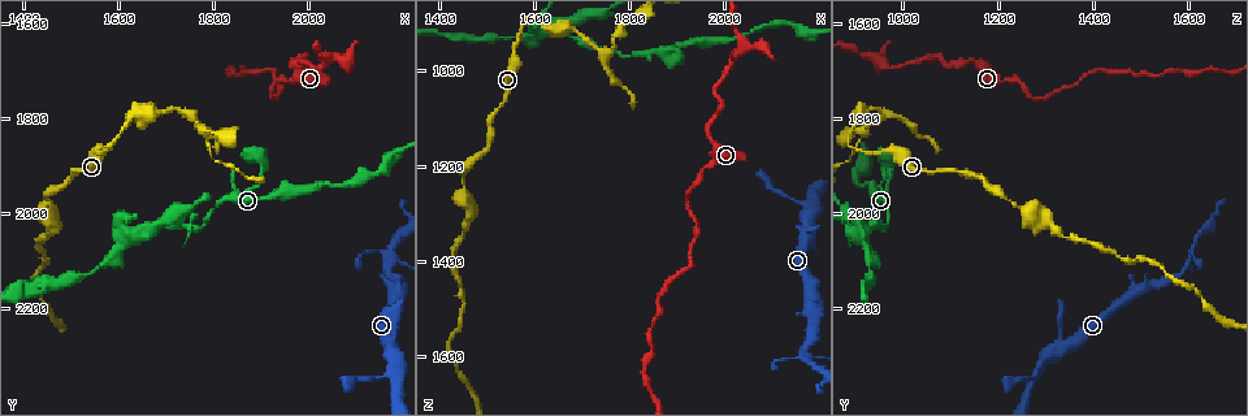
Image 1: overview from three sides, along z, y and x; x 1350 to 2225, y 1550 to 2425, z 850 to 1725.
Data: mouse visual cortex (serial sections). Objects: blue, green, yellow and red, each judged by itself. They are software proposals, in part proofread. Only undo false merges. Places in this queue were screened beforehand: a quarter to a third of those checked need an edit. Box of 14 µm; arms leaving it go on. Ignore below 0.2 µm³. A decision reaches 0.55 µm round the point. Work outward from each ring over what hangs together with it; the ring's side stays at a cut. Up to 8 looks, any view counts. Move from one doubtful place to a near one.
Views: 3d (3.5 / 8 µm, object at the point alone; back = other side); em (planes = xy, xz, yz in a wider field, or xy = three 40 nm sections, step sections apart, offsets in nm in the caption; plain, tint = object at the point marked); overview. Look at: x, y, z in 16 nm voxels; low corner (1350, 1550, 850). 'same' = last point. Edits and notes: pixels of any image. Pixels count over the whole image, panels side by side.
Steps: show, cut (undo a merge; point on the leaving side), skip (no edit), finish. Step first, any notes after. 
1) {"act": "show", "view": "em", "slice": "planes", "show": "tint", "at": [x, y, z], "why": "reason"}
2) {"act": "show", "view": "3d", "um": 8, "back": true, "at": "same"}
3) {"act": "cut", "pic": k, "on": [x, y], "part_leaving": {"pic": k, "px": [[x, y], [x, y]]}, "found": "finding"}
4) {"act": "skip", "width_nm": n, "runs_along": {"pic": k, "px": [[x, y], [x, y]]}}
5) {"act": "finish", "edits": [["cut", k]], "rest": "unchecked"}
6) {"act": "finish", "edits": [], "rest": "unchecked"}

{"act": "show", "view": "3d", "um": 8, "at": [1755, 1790, 960], "why": "sharp bend"}

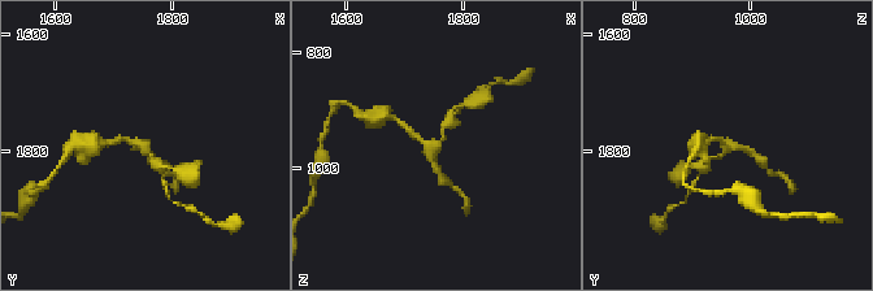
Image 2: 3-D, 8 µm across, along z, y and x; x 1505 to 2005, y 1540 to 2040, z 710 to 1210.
{"act": "show", "view": "3d", "um": 3.5, "at": [1750, 1790, 965], "why": "closer look"}

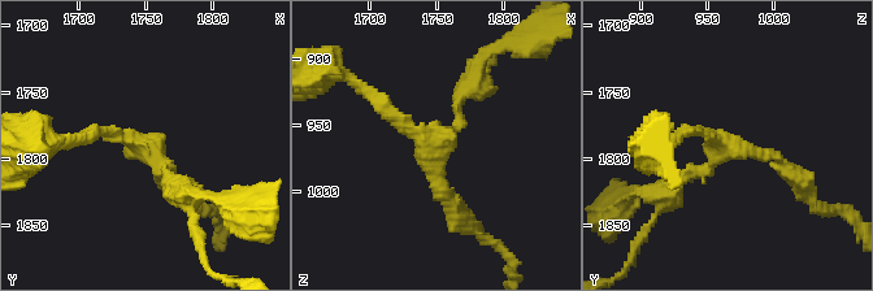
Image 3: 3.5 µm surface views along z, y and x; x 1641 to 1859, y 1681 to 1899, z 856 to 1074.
{"act": "show", "view": "em", "slice": "xy", "step": 2, "show": "tint", "at": [1750, 1790, 962]}

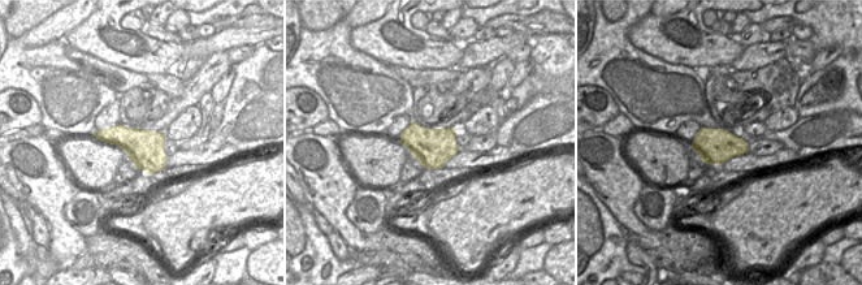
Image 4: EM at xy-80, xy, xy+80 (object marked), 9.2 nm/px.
{"act": "skip", "runs_along": {"pic": 3, "px": [[78, 139], [138, 139], [186, 195]]}, "found": "one cell here"}

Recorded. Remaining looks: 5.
{"act": "show", "view": "3d", "um": 3.5, "at": [1995, 1665, 1075], "why": "sharp bend"}

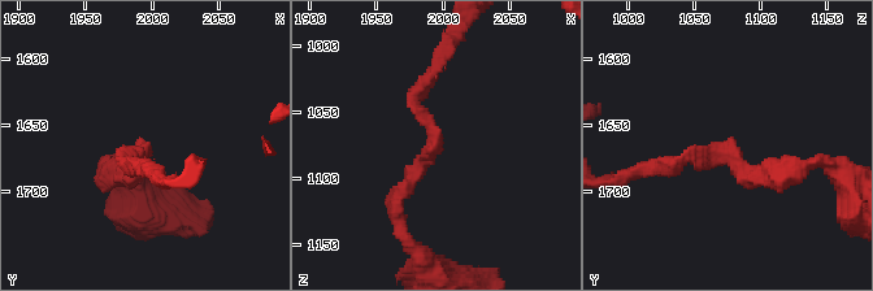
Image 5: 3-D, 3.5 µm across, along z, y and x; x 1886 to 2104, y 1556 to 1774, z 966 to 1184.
{"act": "show", "view": "em", "slice": "xy", "step": 1, "show": "tint", "at": [1992, 1674, 1074], "why": "shape alone is not enough"}

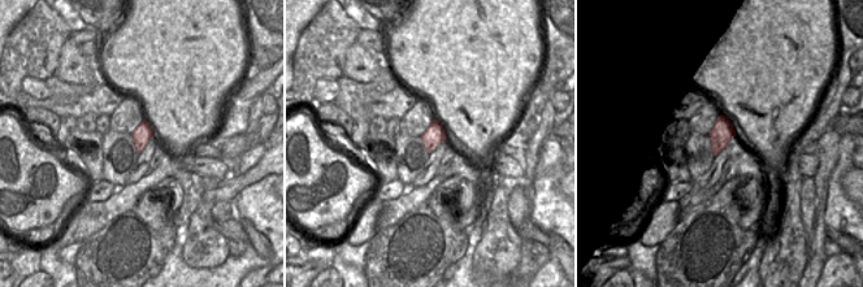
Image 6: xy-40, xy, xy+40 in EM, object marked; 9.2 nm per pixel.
{"act": "skip", "arm_widths_nm": [150, 200], "runs_along": {"pic": 5, "px": [[398, 207], [434, 143], [415, 111], [430, 73]]}, "found": "continuous, no second cell"}

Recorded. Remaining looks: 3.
{"act": "show", "view": "3d", "um": 3.5, "at": [1445, 2045, 1350], "why": "thick turns thin"}

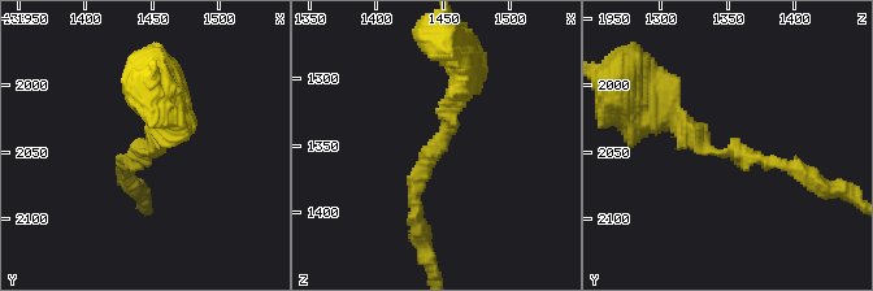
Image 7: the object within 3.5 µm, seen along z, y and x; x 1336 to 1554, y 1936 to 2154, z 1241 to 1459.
{"act": "show", "view": "em", "slice": "xy", "step": 1, "show": "tint", "at": [1446, 2052, 1350], "why": "shape alone is not enough"}

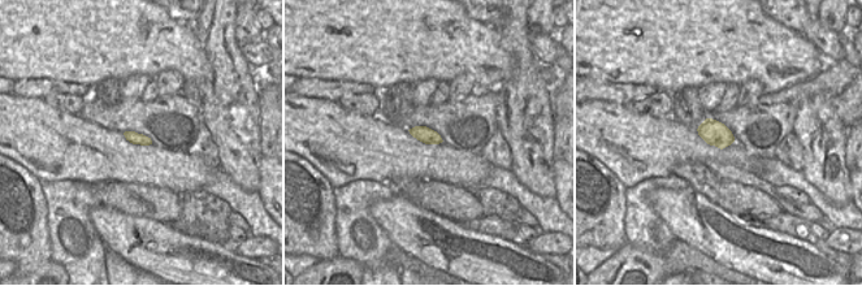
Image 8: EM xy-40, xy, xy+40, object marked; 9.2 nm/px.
{"act": "skip", "runs_along": {"pic": 7, "px": [[663, 114], [706, 151], [799, 170]]}, "found": "all the same cell"}

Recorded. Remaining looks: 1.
{"act": "finish", "edits": [], "rest": "unchecked"}

